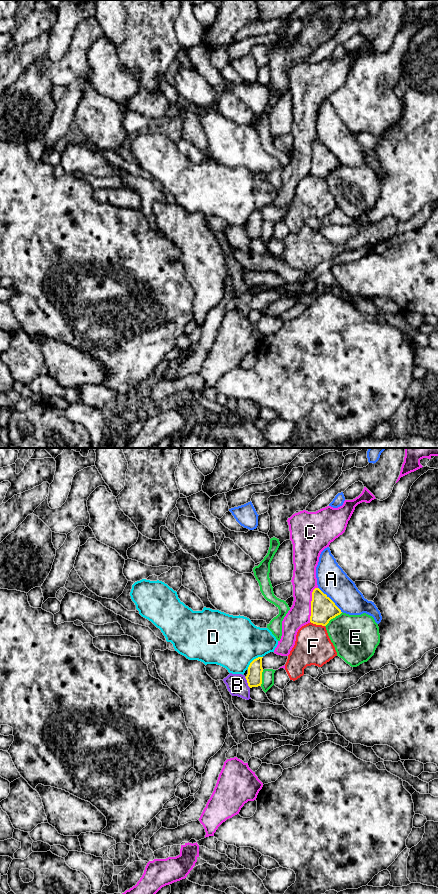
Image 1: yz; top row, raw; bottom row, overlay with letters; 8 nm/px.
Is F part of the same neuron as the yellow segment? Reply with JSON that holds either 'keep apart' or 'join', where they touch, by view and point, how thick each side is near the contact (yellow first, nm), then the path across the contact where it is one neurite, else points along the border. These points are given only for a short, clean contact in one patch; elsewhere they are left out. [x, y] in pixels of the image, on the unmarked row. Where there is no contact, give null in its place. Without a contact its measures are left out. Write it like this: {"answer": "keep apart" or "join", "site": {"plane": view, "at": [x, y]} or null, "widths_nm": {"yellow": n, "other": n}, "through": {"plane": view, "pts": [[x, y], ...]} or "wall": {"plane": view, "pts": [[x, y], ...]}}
{"answer": "keep apart", "site": {"plane": "yz", "at": [317, 176]}, "widths_nm": {"yellow": 200, "other": 300}}

